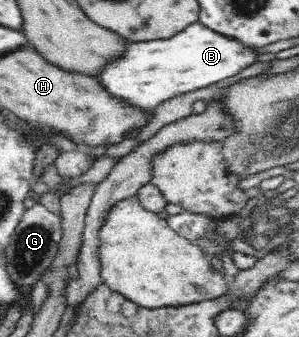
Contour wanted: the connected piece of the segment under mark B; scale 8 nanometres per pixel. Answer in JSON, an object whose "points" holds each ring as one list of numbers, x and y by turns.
{"points":[[198,22,171,38,130,42,125,57,107,64,99,81,113,96,152,112,159,103,171,97,208,89,213,83,237,75,259,62,257,50,260,49,245,46,239,40,219,34]]}

